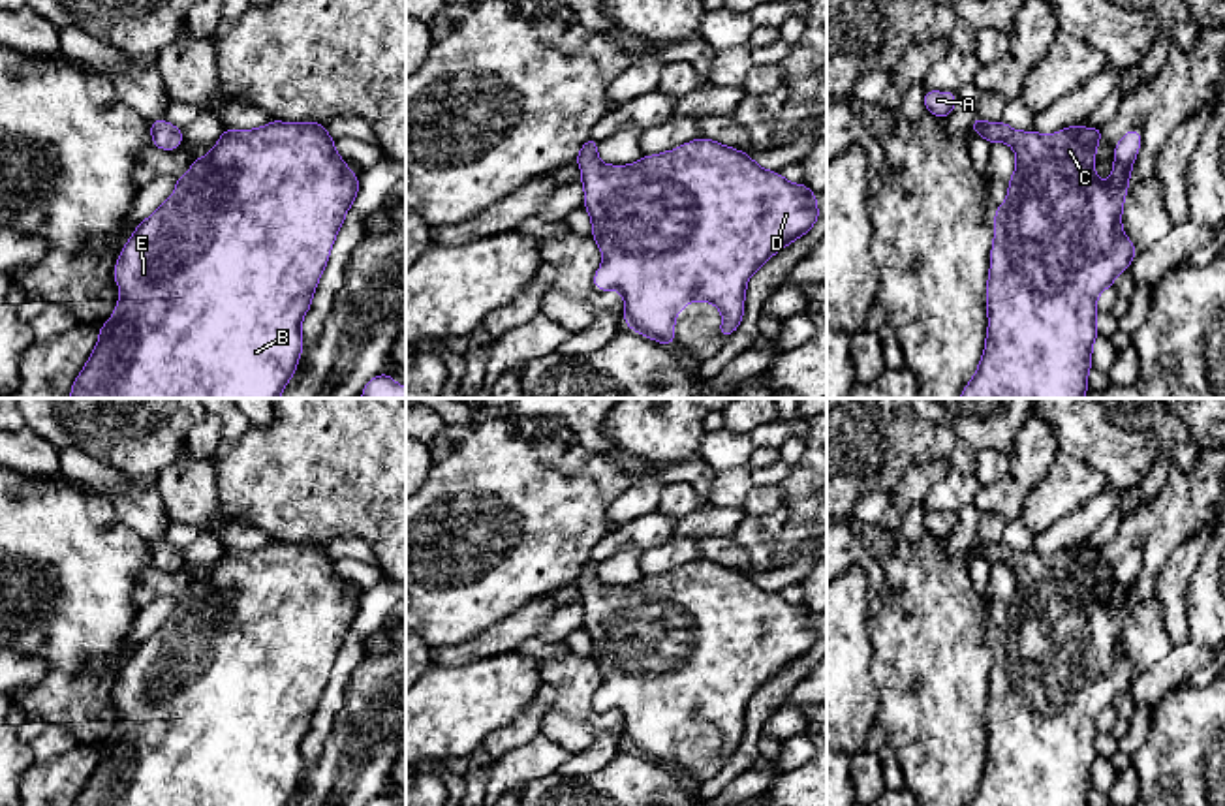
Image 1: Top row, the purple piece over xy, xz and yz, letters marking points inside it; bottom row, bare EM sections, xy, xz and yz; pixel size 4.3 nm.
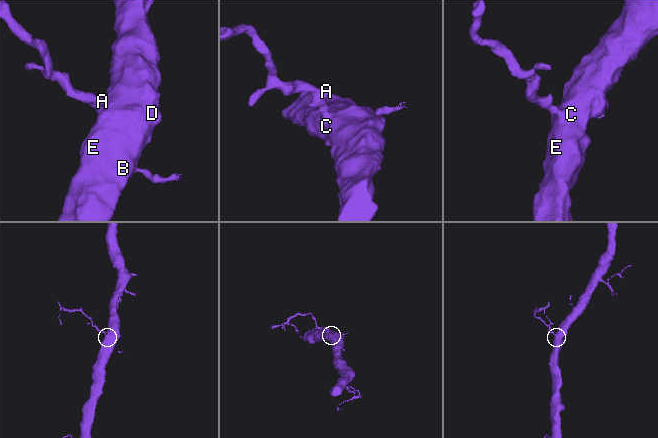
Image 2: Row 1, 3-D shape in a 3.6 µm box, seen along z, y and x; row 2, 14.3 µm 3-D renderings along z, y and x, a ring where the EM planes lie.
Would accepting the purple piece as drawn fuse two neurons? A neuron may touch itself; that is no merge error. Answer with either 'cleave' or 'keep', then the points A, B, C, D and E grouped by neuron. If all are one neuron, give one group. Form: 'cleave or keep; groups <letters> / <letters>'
keep; groups A B C D E

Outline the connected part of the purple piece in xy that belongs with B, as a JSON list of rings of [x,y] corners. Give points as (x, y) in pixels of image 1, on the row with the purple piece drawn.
[[[272,120],[257,130],[224,130],[214,148],[205,158],[195,158],[192,169],[175,180],[173,195],[137,225],[116,259],[115,282],[122,295],[111,319],[100,327],[98,344],[71,385],[71,398],[278,398],[297,370],[302,351],[301,321],[312,304],[334,237],[359,192],[359,177],[334,152],[334,139],[323,124]]]

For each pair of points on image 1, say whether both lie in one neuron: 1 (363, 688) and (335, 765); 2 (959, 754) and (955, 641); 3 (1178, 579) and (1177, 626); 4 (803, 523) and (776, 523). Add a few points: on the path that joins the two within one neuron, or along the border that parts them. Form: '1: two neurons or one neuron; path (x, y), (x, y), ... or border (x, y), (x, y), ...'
1: one neuron; path (363, 707), (363, 737), (354, 746)
2: one neuron; path (955, 726), (955, 669)
3: one neuron; path (1177, 590), (1177, 615)
4: two neurons; border (784, 506), (788, 515), (778, 547), (790, 553)

